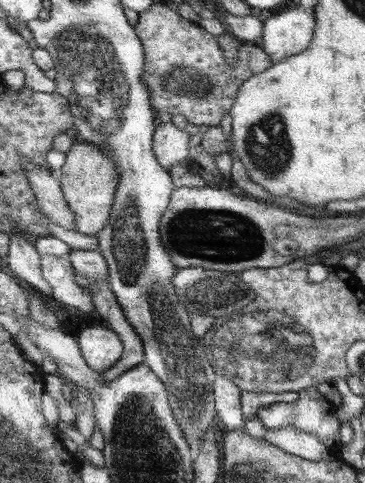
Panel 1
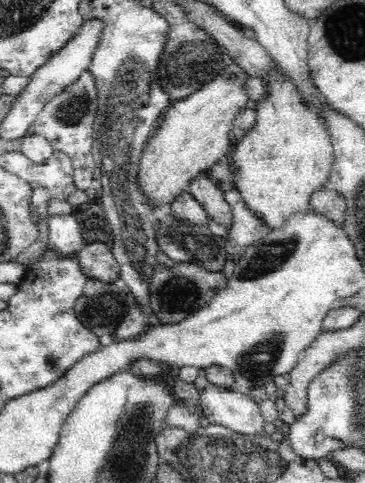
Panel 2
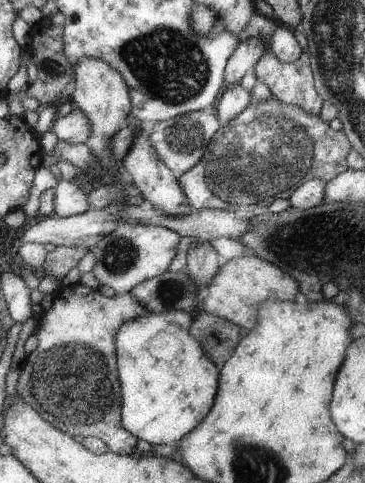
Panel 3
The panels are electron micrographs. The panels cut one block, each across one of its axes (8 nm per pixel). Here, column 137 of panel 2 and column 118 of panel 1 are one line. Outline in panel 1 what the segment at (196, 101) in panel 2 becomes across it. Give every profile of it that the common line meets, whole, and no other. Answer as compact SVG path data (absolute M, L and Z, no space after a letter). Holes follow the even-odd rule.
M73 142L71 150L67 150L67 160L61 166L61 170L57 170L57 180L61 184L61 192L63 198L69 206L69 210L73 210L75 218L73 218L73 232L83 234L83 236L95 236L101 234L101 230L105 230L113 204L115 202L115 190L117 190L117 168L113 166L113 162L109 160L109 156L101 154L101 150L93 144L85 144L85 142Z

